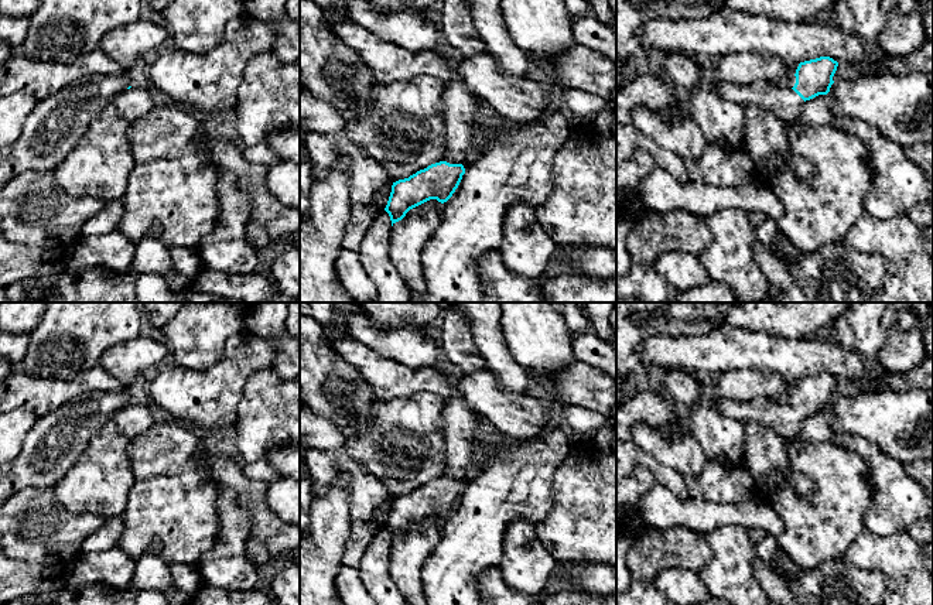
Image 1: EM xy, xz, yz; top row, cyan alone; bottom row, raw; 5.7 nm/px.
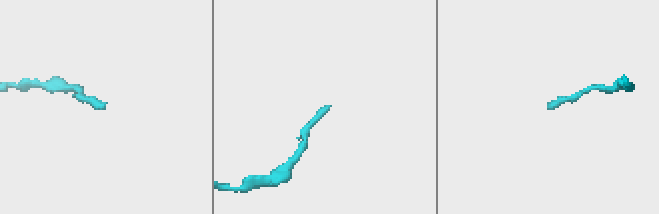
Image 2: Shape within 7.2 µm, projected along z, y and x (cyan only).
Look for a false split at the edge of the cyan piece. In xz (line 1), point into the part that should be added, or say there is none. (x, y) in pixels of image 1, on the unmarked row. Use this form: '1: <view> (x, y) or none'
1: xz (461, 424)

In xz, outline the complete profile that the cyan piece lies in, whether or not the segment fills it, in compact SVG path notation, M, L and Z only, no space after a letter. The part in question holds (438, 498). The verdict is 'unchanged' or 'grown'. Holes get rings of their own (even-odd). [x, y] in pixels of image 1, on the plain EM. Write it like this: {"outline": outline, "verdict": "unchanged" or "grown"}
{"outline": "M458 394L447 401L441 418L445 437L444 474L440 479L393 499L385 524L392 543L401 537L410 526L430 516L447 519L465 491L464 481L476 466L478 431L483 418Z", "verdict": "grown"}

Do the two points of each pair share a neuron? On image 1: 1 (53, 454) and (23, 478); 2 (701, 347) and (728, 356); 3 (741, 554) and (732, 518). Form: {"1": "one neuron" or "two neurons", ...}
{"1": "one neuron", "2": "one neuron", "3": "two neurons"}

